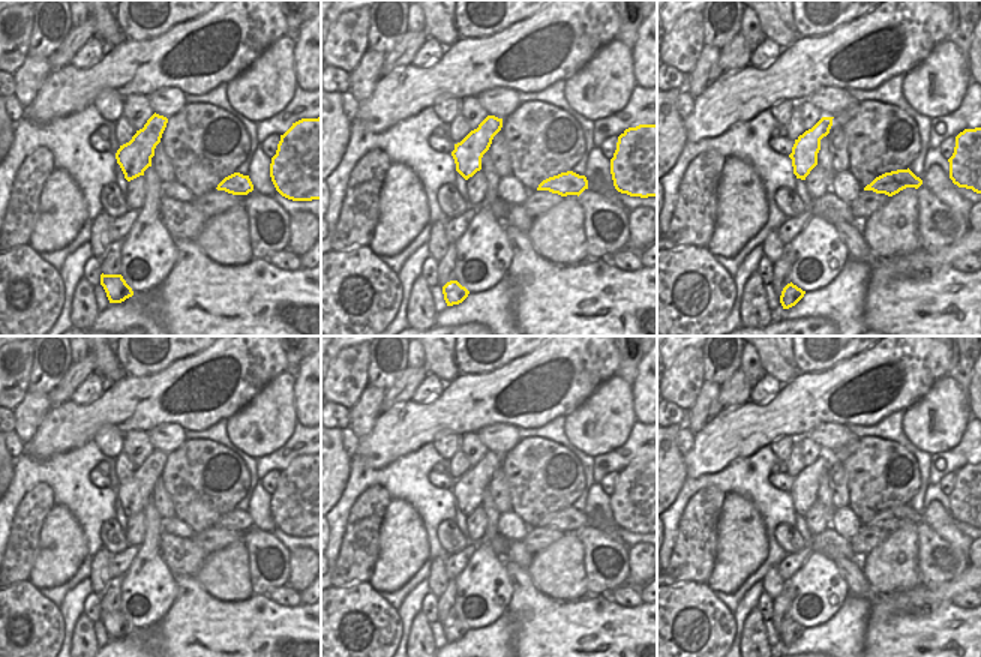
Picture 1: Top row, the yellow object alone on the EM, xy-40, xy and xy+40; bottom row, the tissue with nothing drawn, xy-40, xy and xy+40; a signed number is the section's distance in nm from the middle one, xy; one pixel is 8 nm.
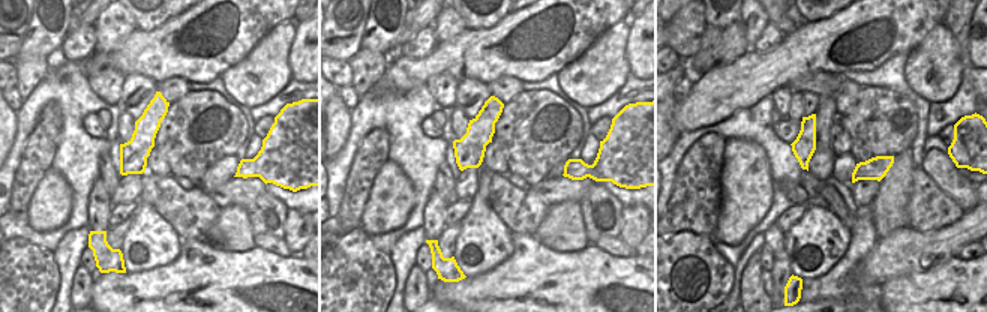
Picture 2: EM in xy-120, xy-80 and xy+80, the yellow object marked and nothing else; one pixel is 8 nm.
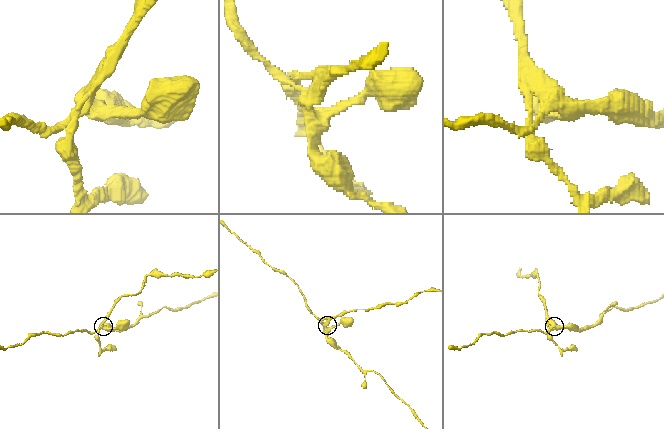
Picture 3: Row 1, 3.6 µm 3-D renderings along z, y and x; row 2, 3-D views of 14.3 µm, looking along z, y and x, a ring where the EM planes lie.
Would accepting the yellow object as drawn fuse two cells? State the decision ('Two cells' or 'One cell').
Two cells

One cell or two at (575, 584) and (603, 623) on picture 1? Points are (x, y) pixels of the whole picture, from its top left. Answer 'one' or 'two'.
two

